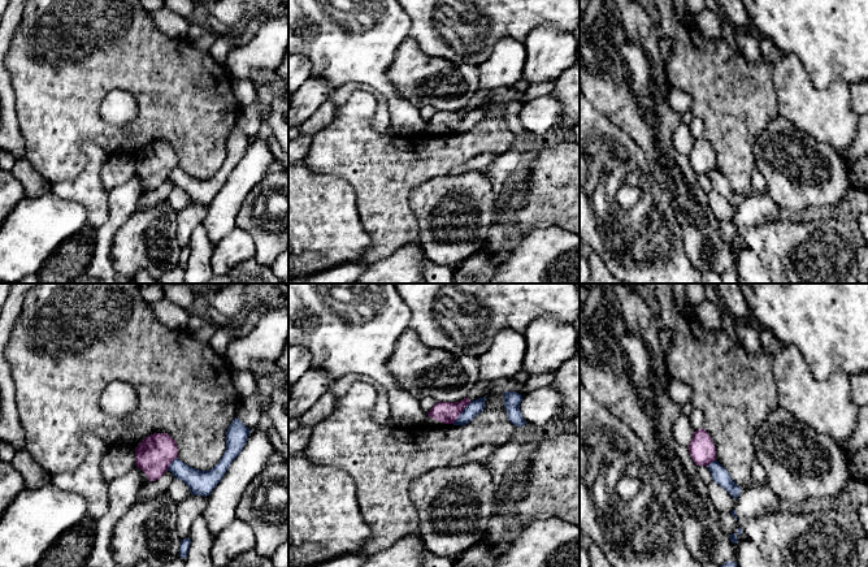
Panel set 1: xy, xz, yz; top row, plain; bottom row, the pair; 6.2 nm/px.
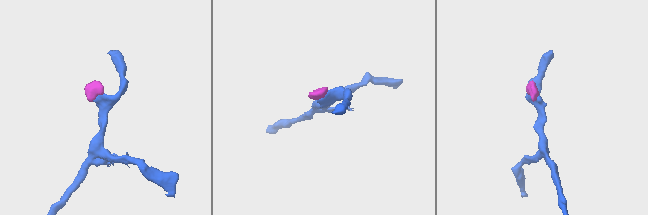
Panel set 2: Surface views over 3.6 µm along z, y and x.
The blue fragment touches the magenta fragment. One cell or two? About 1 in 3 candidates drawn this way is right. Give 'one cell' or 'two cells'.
two cells

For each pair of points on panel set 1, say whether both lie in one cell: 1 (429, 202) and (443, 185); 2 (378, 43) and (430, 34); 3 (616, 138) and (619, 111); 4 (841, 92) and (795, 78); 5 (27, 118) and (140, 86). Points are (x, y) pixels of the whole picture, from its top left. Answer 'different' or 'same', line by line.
1: same
2: different
3: different
4: same
5: same

